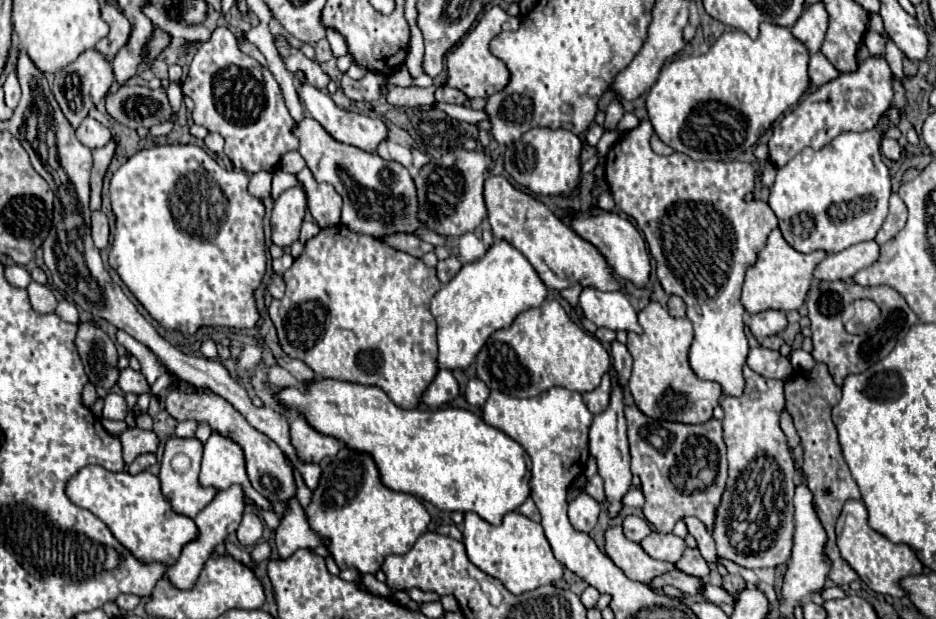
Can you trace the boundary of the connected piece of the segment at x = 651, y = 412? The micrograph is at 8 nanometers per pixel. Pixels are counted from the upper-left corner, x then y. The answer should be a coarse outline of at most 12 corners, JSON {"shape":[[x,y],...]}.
{"shape":[[658,302],[628,334],[630,392],[650,418],[702,424],[722,388],[688,364],[692,322]]}

